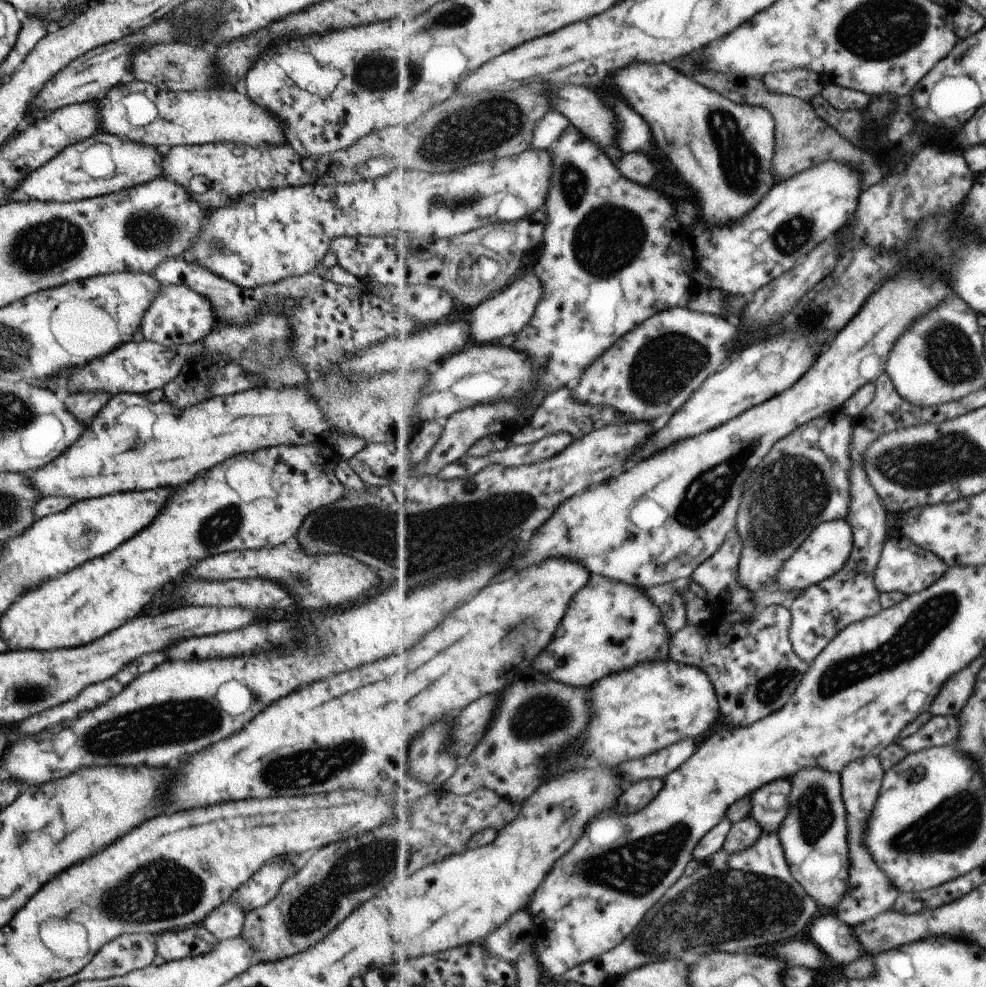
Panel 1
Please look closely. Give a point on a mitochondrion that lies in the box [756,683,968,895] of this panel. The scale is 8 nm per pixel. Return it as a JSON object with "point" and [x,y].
{"point":[815,810]}

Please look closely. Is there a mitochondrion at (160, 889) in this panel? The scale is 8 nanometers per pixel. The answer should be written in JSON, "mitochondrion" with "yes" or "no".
{"mitochondrion":"yes"}

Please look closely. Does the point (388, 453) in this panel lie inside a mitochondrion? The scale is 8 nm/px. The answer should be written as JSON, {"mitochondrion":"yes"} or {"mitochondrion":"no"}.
{"mitochondrion":"no"}

